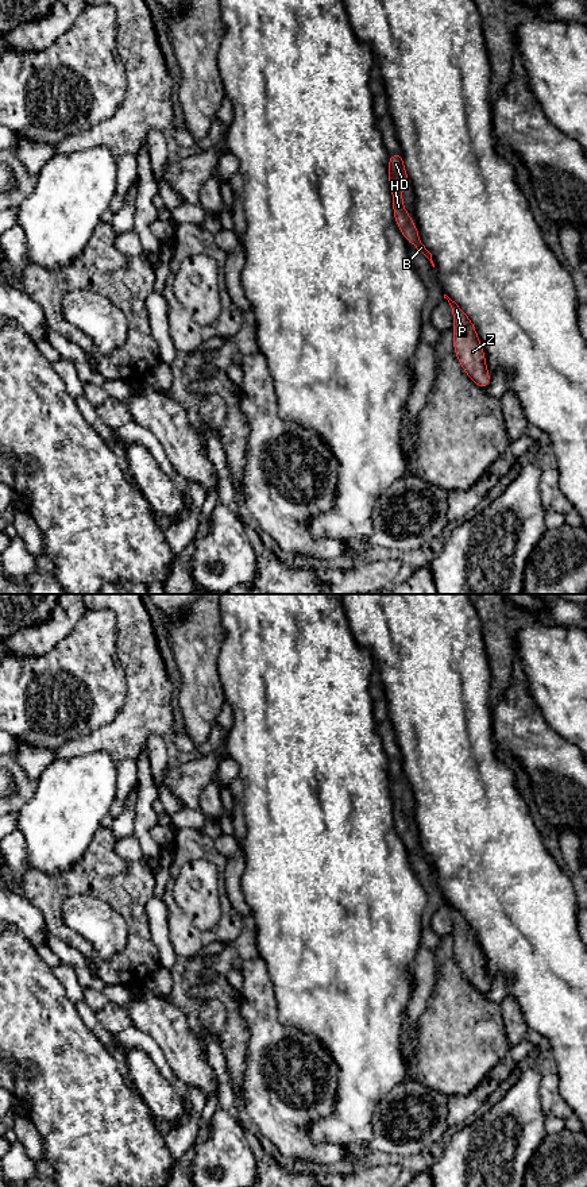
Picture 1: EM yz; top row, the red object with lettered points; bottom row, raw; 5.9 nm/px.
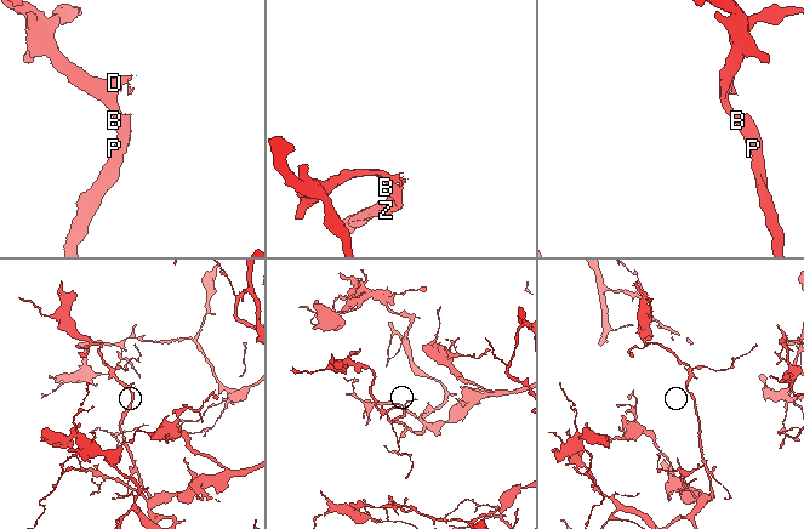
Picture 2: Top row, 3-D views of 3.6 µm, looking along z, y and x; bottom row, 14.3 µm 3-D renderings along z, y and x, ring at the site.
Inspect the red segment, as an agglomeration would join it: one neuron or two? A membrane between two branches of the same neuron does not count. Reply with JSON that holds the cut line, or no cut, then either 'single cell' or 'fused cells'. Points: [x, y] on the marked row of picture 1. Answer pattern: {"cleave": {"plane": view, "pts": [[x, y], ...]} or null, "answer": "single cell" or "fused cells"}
{"cleave": null, "answer": "single cell"}

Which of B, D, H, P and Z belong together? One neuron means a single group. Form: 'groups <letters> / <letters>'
groups B D H P Z

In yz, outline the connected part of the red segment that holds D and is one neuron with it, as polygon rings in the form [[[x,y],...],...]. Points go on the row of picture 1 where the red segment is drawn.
[[[401,151],[394,155],[389,155],[387,172],[393,196],[393,212],[395,223],[401,230],[403,238],[410,242],[413,247],[420,250],[435,267],[432,254],[421,243],[418,228],[414,226],[412,217],[409,216],[409,212],[403,208],[403,196],[401,193],[401,189],[406,186],[406,184],[409,182],[409,177],[403,166],[403,157]]]

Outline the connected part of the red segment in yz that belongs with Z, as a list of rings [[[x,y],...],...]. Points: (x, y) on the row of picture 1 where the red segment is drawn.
[[[447,294],[453,315],[453,348],[466,374],[483,390],[490,385],[490,373],[486,366],[484,351],[476,335],[475,325]]]

